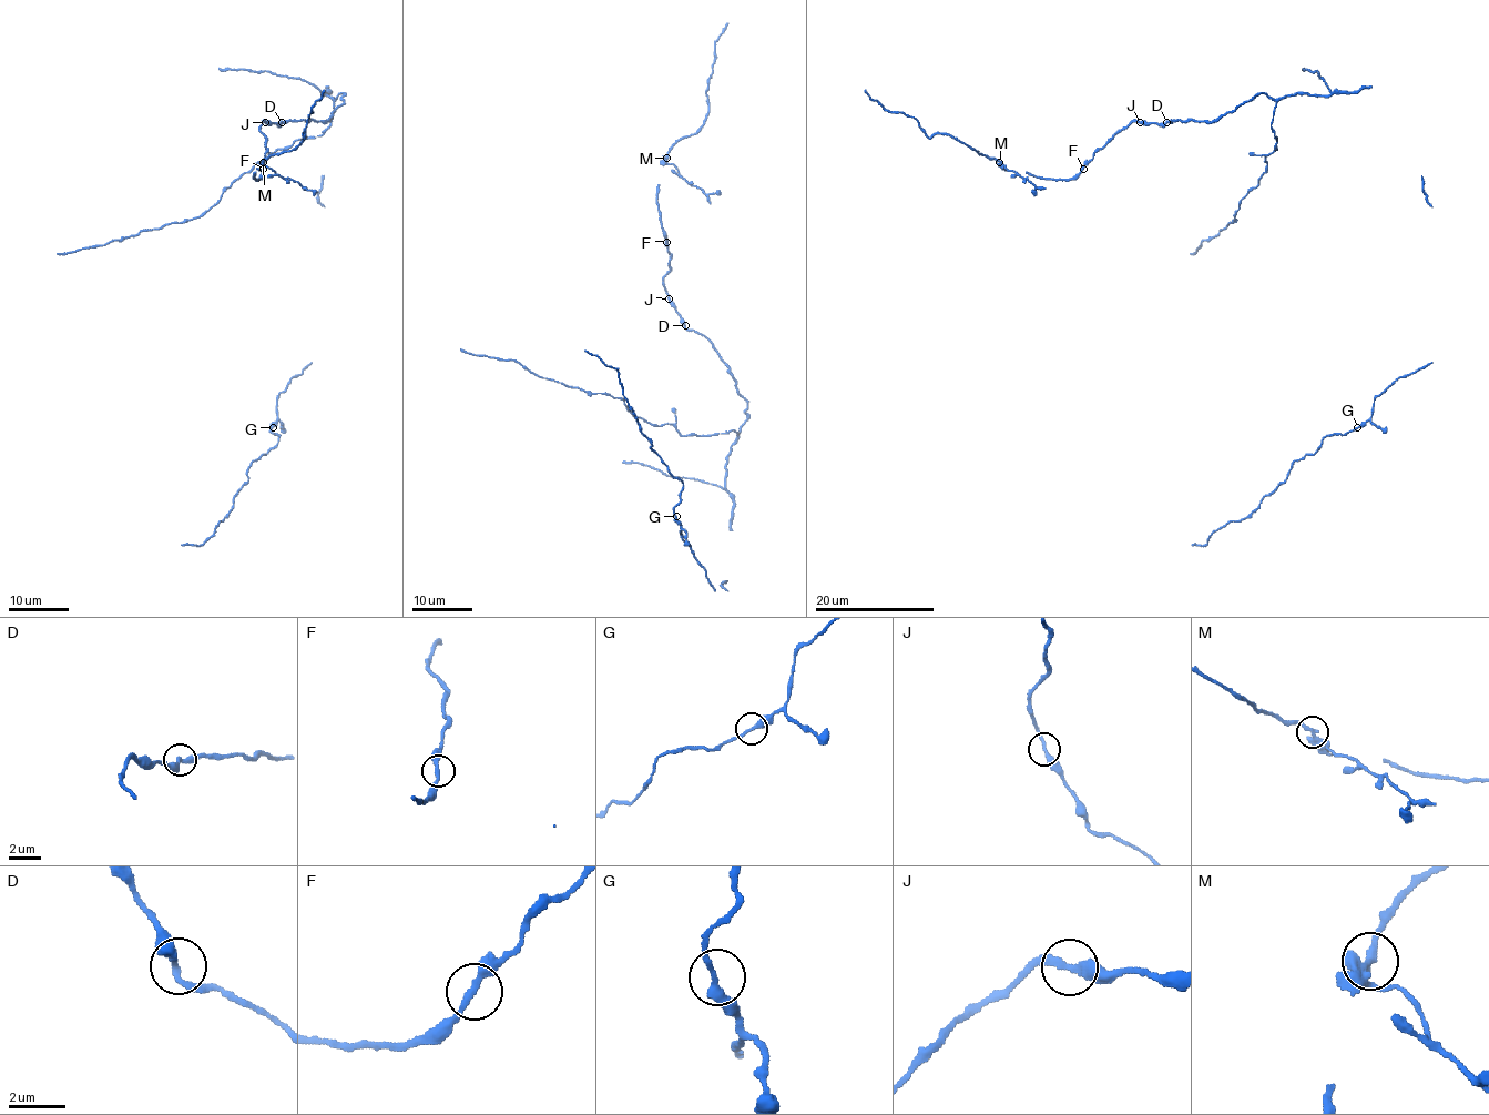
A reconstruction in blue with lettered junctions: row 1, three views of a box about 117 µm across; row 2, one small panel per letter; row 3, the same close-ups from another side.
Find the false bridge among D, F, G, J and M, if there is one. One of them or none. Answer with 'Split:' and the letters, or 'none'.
Split: M

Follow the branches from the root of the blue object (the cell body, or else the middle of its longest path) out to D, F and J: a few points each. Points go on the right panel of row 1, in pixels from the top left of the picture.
D: (1363, 88), (1331, 95), (1295, 93), (1280, 100), (1261, 93), (1210, 122), (1166, 122)
F: (1363, 88), (1331, 95), (1295, 93), (1280, 100), (1261, 93), (1210, 122), (1132, 122), (1101, 148), (1083, 169)
J: (1363, 88), (1331, 95), (1295, 93), (1280, 100), (1261, 93), (1210, 122), (1140, 122)

